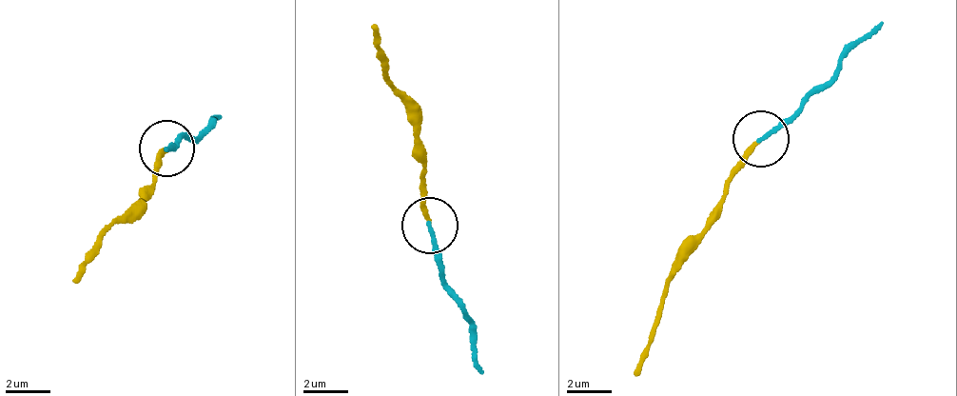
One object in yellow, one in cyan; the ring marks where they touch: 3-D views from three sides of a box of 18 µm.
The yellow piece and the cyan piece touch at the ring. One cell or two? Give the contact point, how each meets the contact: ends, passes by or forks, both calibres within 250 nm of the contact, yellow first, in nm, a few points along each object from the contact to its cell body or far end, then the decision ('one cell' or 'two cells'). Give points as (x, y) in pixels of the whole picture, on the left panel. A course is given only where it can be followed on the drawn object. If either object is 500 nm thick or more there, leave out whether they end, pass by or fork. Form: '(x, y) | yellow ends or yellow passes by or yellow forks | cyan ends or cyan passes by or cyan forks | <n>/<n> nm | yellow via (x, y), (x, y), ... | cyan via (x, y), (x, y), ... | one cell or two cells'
(166, 148) | yellow ends | cyan ends | 200/190 nm | yellow via (168, 151), (144, 209), (132, 214), (70, 280) | cyan via (168, 147), (220, 116) | two cells

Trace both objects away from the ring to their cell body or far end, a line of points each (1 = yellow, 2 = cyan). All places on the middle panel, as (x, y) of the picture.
1: (432, 222), (421, 133), (369, 28)
2: (430, 225), (481, 371)

